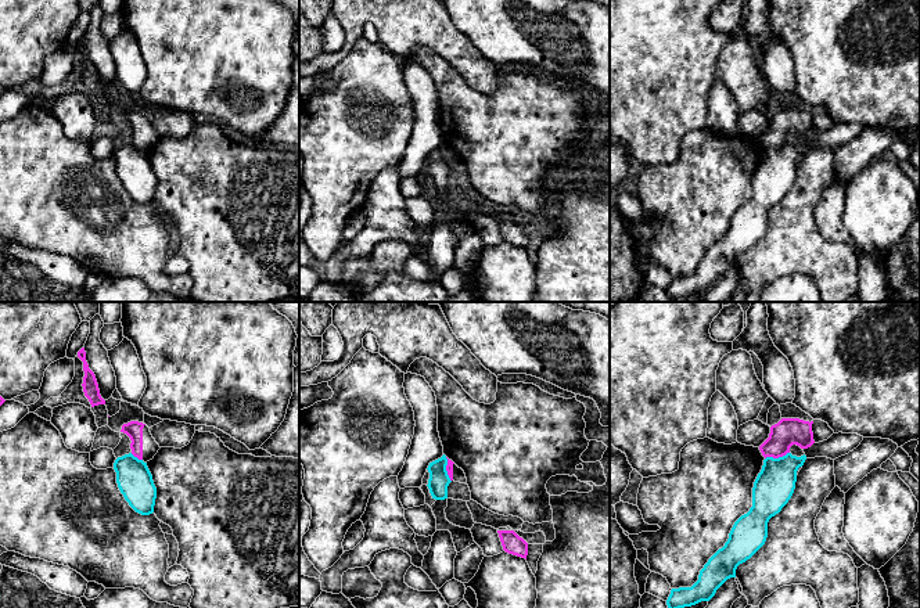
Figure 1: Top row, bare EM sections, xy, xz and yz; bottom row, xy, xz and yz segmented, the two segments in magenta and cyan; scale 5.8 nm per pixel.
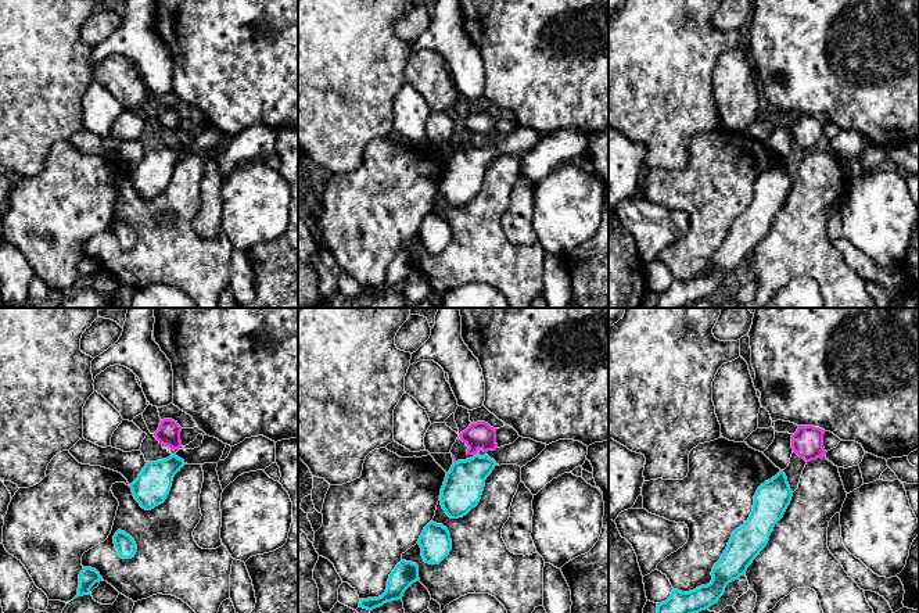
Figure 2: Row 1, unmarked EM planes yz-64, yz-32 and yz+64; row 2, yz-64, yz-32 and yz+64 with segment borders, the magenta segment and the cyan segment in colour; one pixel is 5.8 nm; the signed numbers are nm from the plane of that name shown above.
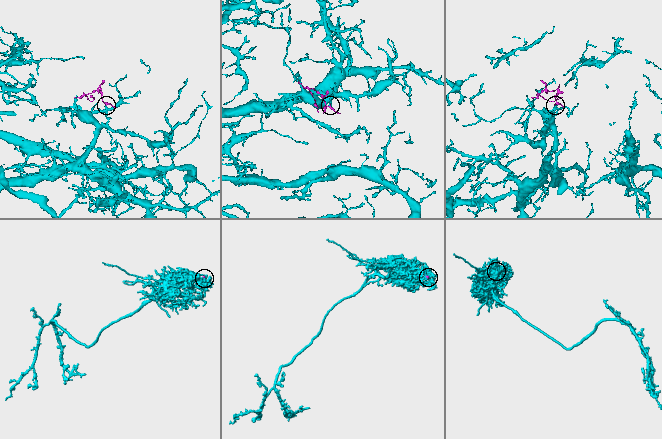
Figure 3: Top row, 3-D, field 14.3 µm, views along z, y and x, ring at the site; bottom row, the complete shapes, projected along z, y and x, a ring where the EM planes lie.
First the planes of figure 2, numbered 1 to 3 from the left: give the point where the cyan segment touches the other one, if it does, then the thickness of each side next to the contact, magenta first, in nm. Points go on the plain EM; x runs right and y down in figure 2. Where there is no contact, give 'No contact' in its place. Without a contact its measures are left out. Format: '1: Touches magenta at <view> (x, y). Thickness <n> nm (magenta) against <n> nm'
1: No contact
2: Touches magenta at yz-32 (476, 142). Thickness 160 nm (magenta) against 240 nm
3: No contact

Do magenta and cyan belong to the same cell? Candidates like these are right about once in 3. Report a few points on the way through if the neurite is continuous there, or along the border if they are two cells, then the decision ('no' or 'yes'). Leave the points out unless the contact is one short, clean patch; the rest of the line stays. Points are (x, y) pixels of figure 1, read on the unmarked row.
border along yz (789, 141), (777, 147), (765, 148); no

